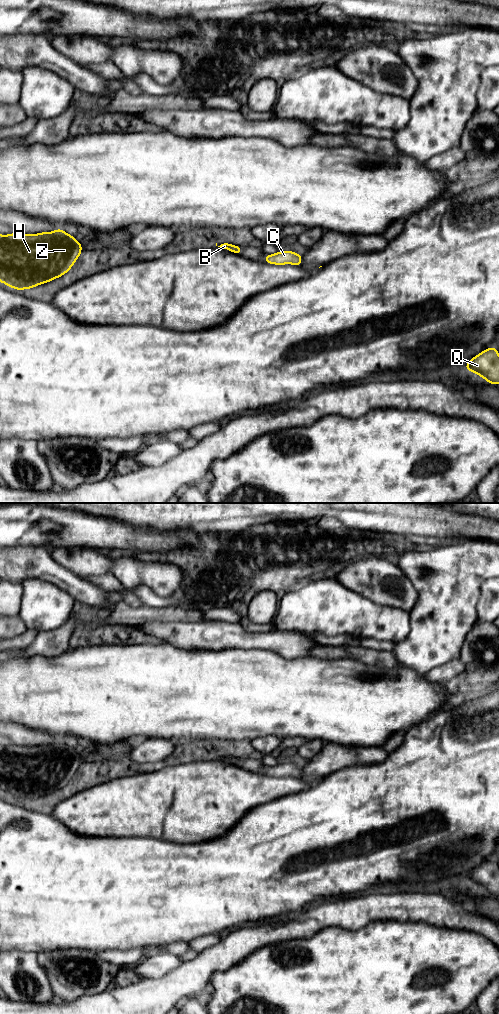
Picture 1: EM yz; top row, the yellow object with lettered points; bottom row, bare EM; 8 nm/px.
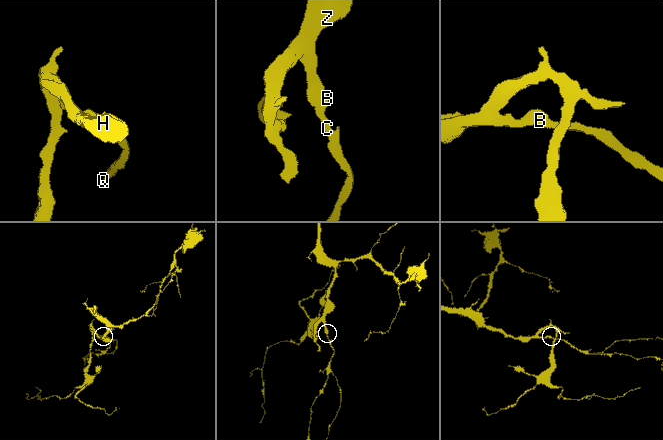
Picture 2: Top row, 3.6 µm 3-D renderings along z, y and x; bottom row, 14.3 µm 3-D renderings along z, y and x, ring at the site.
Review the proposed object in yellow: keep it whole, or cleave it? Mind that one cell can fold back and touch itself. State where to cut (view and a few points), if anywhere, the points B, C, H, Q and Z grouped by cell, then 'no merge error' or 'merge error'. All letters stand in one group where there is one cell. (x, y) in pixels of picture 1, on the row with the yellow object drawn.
no cut; B C H Q Z; no merge error

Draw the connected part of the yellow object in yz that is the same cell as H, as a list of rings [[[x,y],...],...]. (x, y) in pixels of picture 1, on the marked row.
[[[63,229],[37,234],[0,234],[0,282],[22,291],[66,274],[82,252],[81,242]]]

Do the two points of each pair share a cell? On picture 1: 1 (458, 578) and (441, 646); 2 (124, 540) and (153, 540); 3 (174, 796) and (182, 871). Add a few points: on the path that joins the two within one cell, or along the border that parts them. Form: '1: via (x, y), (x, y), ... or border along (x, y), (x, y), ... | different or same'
1: via (447, 595), (445, 613), (441, 619), (441, 629) | same
2: via (131, 540), (146, 540) | same
3: border along (156, 837), (180, 843), (202, 842) | different

